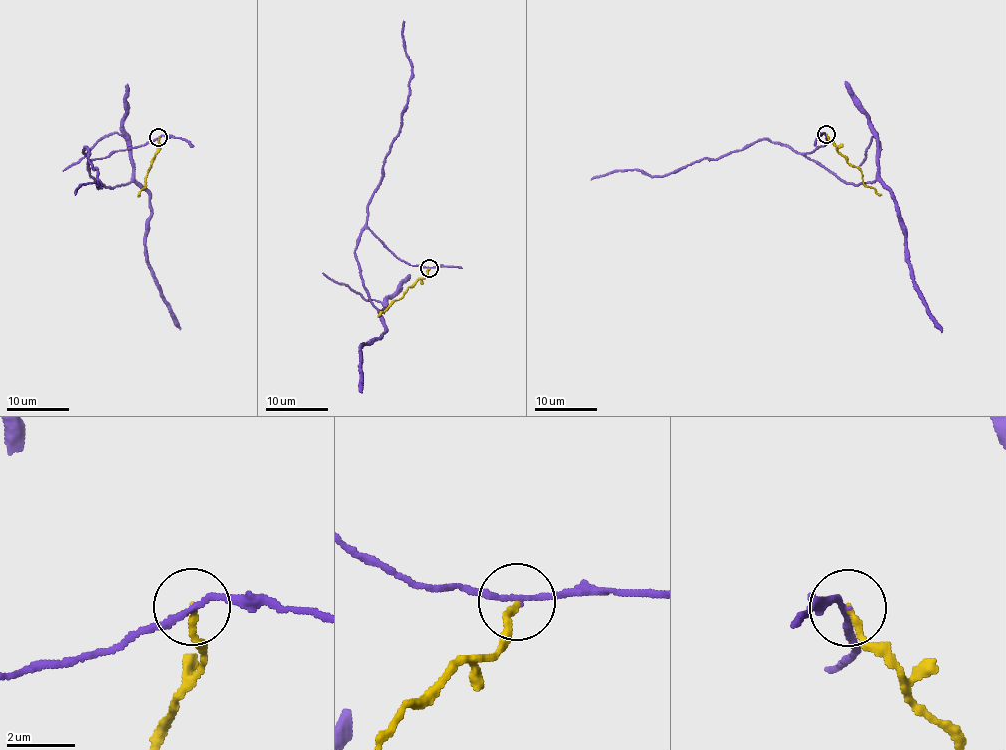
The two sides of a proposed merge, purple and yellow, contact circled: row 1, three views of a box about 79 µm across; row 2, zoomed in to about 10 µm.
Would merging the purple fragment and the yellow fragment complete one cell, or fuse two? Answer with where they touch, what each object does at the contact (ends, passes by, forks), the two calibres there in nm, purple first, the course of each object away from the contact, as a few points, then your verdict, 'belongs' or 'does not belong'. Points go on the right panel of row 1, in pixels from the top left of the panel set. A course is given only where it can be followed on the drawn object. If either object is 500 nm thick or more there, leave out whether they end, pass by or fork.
place (826, 134); purple passes by; yellow ends; calibres 160 and 180 nm; course purple (826, 135), (827, 143), (805, 154), (841, 179), (881, 181), (889, 192), (913, 286), (942, 333); course yellow (826, 135), (835, 149), (860, 170), (864, 183), (881, 195); does not belong

